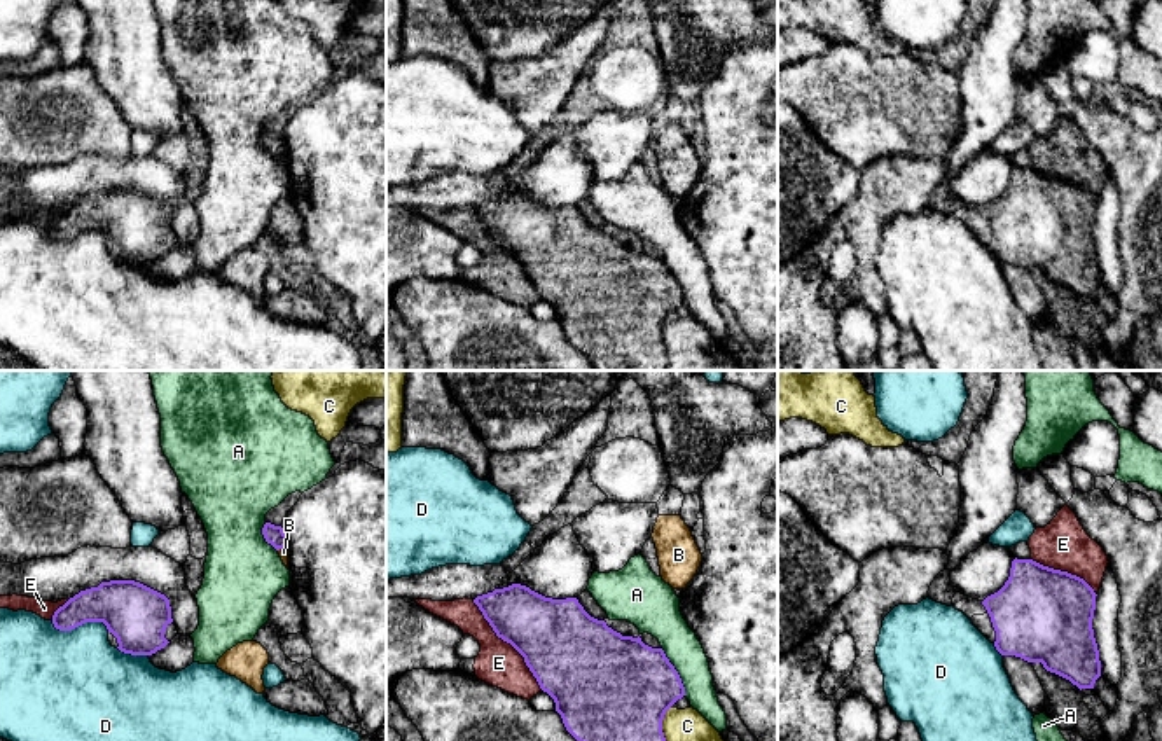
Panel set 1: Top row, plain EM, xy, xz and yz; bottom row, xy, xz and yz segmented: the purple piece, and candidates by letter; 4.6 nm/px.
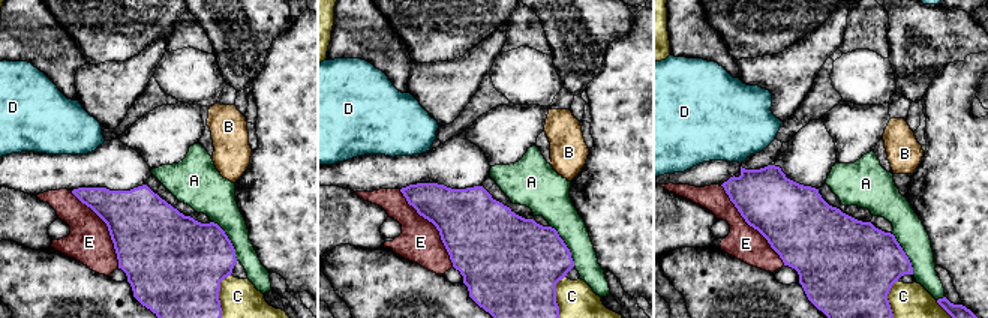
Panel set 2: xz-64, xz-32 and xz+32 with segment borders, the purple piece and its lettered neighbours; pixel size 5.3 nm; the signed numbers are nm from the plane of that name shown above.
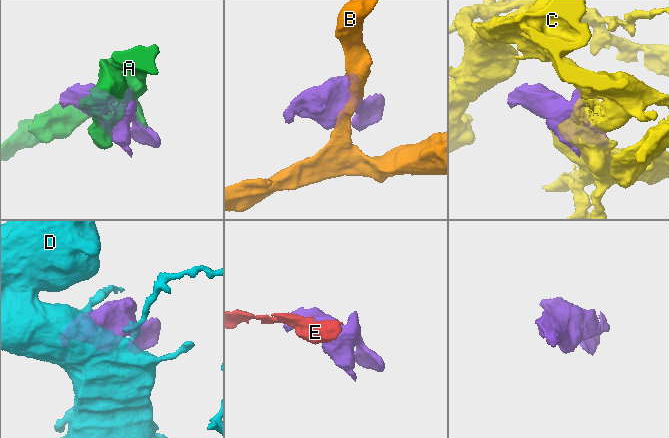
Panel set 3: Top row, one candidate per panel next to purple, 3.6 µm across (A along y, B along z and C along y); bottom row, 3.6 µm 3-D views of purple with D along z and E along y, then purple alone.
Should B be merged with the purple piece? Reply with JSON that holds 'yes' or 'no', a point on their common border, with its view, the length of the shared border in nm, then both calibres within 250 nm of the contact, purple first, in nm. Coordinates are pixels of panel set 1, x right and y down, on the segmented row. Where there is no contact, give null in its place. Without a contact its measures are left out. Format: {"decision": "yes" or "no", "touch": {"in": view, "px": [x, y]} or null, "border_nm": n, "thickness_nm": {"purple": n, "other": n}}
{"decision": "no", "touch": {"in": "xy", "px": [282, 547]}, "border_nm": 50, "thickness_nm": {"purple": 90, "other": 50}}

